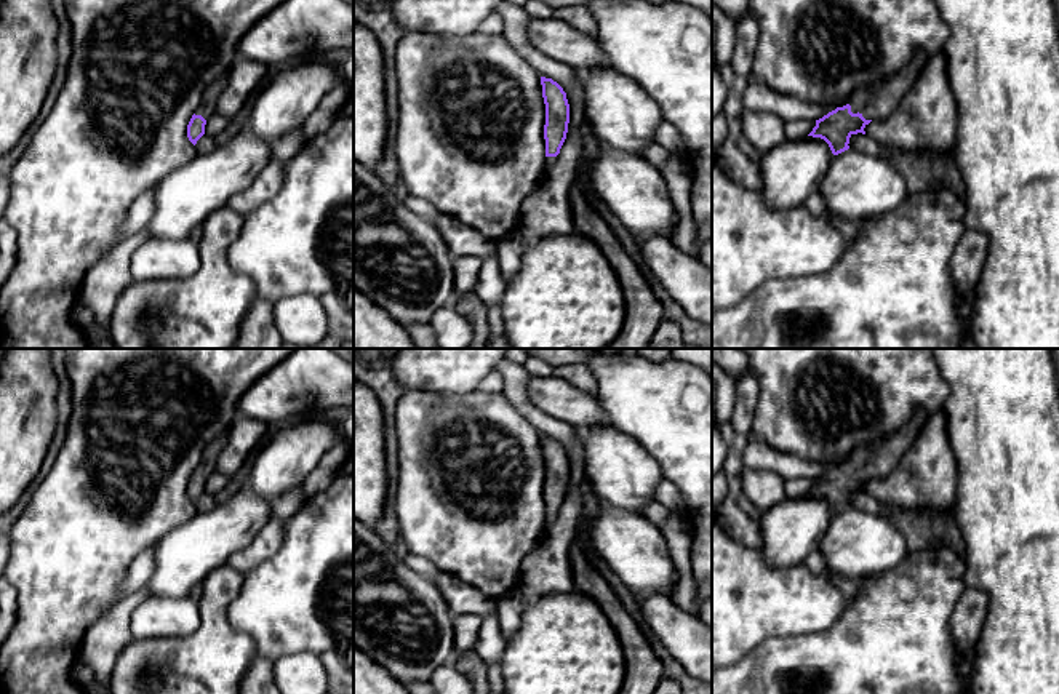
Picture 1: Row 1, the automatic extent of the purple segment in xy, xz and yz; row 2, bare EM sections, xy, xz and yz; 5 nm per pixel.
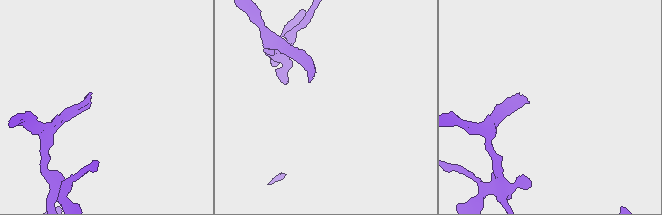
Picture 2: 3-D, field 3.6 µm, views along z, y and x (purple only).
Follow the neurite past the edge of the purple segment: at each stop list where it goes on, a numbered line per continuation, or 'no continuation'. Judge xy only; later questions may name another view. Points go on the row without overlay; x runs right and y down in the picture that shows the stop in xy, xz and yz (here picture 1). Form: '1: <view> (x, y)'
1: xy (207, 466)

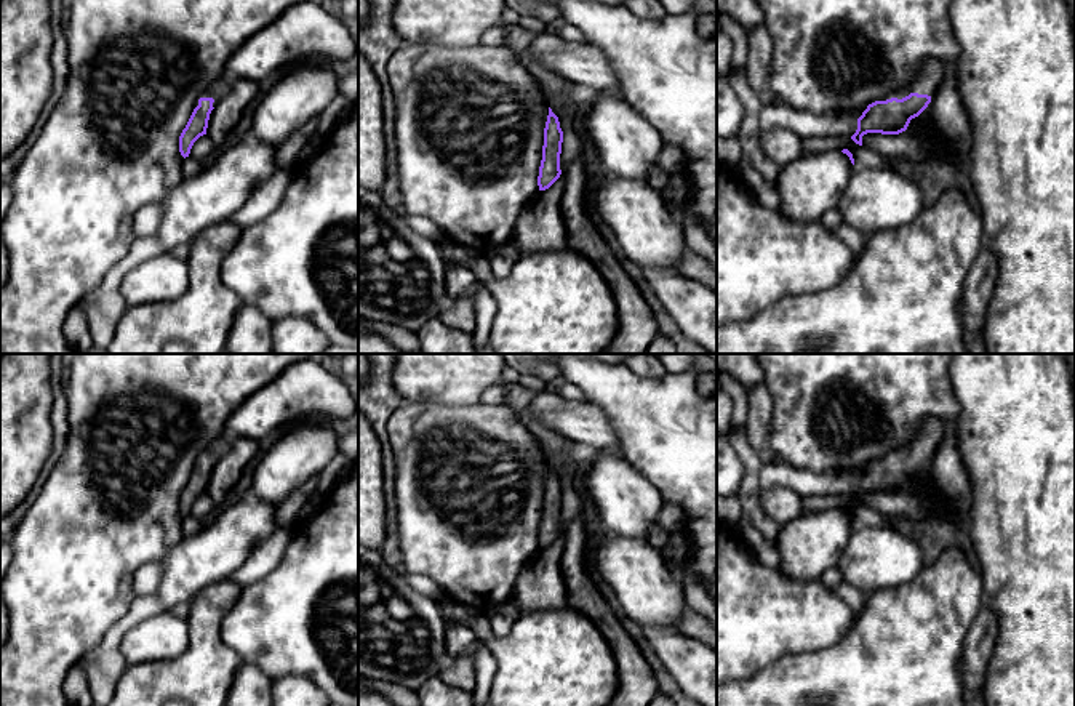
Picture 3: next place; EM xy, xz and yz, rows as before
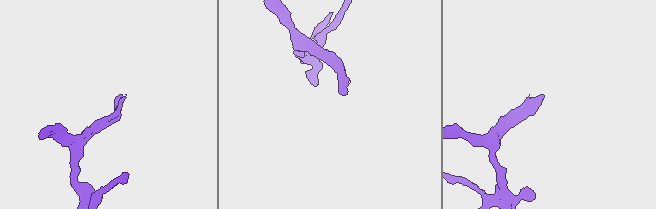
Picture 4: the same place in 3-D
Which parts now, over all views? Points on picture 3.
1: yz (927, 441)

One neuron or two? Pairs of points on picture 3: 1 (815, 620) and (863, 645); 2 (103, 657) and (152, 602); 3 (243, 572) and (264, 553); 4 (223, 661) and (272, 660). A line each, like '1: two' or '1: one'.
1: two
2: one
3: one
4: two

